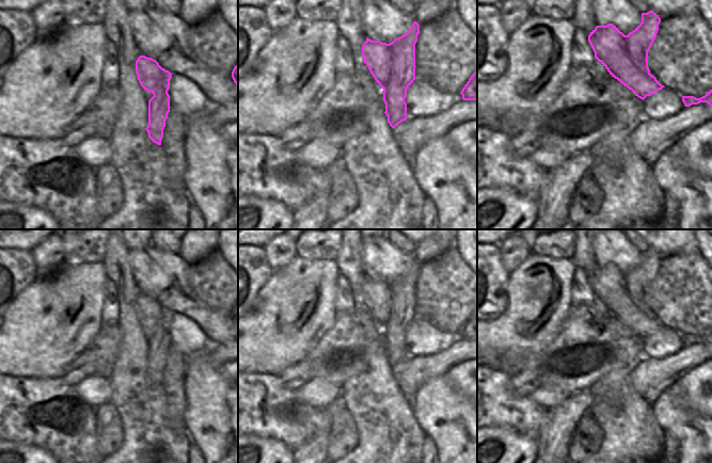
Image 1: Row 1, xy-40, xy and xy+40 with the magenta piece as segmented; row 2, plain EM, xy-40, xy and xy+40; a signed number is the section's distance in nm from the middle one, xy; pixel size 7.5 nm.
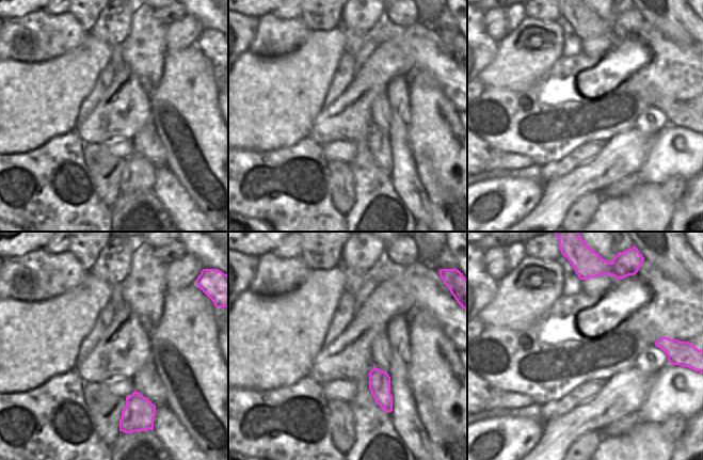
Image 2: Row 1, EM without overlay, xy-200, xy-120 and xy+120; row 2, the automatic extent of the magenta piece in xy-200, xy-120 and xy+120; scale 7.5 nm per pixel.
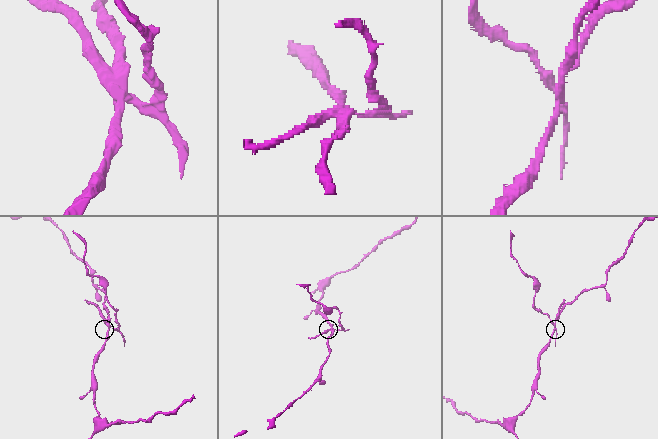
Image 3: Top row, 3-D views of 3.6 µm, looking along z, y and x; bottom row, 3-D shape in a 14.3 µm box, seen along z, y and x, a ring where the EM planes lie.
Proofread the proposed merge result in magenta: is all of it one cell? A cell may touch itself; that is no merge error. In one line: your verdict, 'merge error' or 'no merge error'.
merge error

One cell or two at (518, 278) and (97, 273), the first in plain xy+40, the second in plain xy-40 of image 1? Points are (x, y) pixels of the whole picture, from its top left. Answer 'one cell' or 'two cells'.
one cell

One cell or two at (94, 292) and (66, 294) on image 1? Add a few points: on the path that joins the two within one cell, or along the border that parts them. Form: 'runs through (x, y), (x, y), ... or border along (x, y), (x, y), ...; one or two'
runs through (88, 292), (75, 292), (73, 294); one

